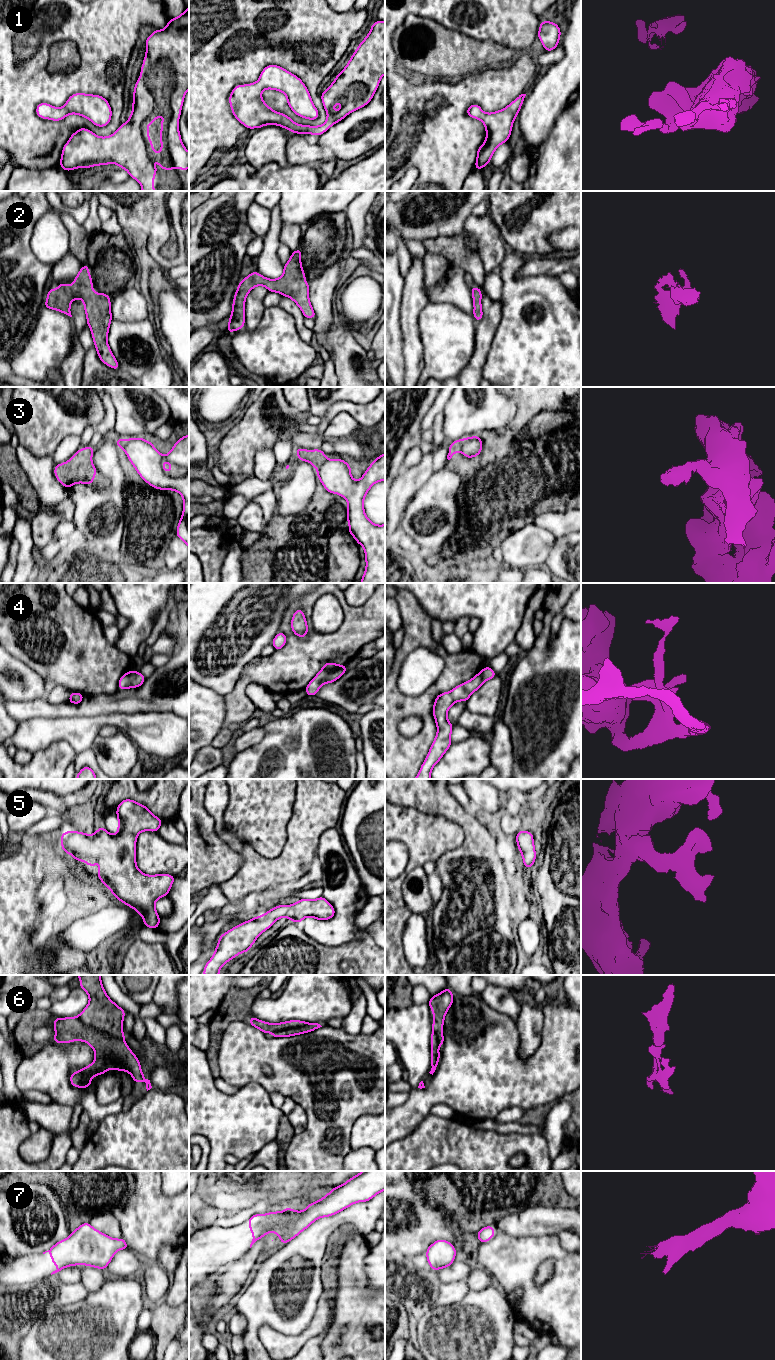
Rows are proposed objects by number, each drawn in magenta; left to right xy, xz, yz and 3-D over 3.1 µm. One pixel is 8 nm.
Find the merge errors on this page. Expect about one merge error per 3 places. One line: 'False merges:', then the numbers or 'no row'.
False merges: 3, 6

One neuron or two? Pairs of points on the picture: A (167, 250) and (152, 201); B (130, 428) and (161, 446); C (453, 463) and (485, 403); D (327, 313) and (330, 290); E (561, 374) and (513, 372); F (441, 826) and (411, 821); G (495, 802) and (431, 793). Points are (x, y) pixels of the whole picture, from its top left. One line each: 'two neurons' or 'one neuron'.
A: two neurons
B: two neurons
C: two neurons
D: one neuron
E: one neuron
F: one neuron
G: two neurons

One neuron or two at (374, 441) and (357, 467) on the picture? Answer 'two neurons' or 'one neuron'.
one neuron

